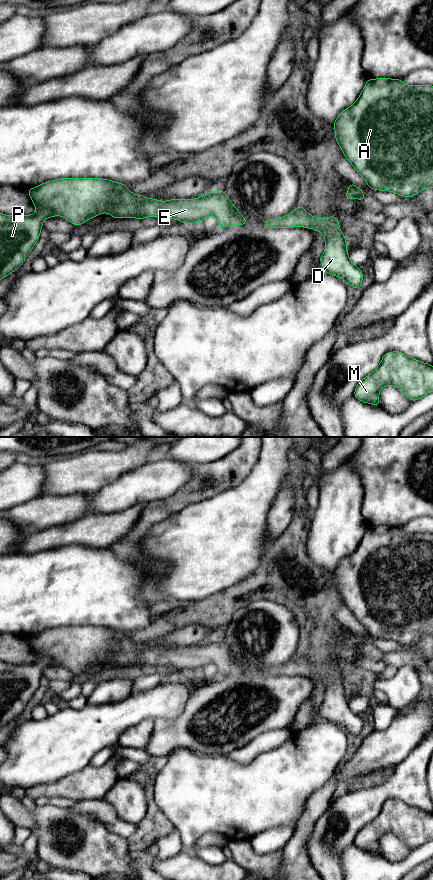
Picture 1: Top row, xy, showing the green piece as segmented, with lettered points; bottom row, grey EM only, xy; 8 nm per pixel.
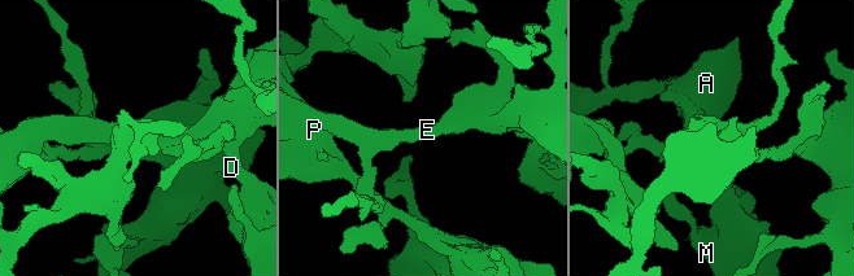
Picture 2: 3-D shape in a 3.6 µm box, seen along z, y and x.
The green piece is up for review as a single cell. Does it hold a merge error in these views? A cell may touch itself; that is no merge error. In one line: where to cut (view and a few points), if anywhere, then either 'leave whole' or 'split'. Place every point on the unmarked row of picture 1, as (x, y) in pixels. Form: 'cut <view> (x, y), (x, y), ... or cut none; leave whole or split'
cut none; leave whole

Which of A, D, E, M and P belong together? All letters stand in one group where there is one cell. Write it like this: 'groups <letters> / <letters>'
groups A D E M P

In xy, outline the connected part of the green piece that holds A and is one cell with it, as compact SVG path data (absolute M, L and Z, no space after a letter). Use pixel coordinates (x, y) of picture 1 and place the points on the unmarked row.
M368 527L356 550L343 558L333 573L335 586L343 603L372 638L391 639L402 645L409 646L418 642L423 636L428 637L433 635L433 534L406 533L401 527Z

